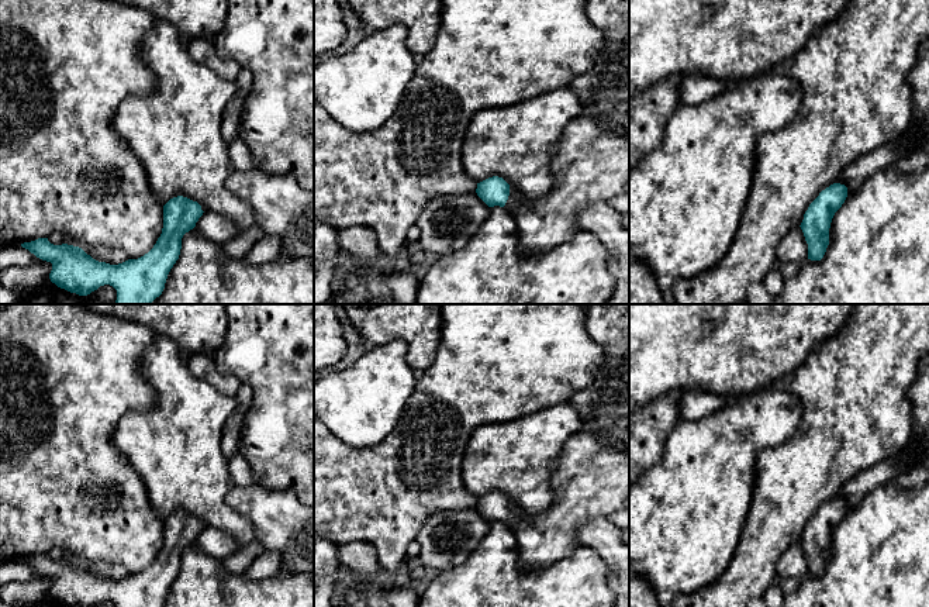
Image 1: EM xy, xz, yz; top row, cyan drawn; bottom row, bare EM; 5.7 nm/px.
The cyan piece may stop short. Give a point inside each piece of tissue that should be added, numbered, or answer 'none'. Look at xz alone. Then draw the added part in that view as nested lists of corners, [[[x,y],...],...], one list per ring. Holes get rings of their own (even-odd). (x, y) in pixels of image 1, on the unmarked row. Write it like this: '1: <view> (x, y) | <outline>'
1: xz (591, 480) | [[[588,304],[587,330],[604,349],[602,363],[591,384],[574,393],[569,404],[577,411],[580,431],[570,437],[552,475],[553,499],[550,507],[541,514],[528,514],[510,501],[505,525],[514,532],[519,555],[519,568],[539,570],[559,562],[583,546],[577,537],[579,528],[597,518],[629,510],[629,304]]]

